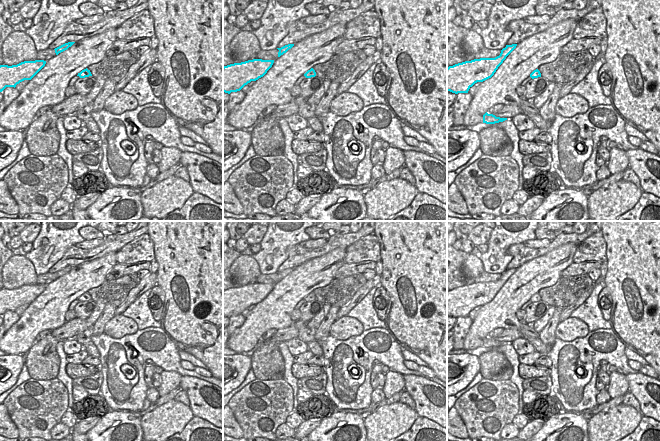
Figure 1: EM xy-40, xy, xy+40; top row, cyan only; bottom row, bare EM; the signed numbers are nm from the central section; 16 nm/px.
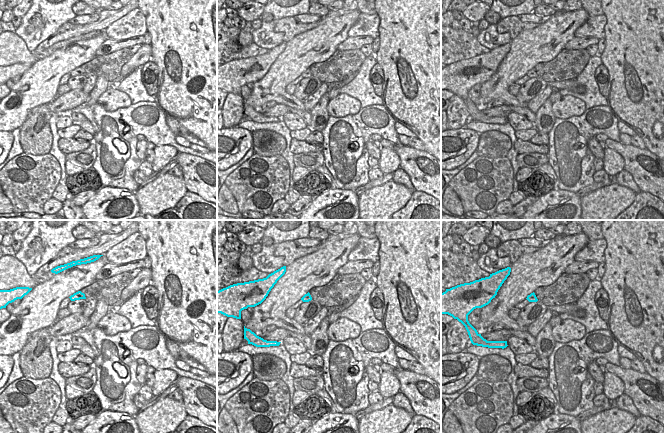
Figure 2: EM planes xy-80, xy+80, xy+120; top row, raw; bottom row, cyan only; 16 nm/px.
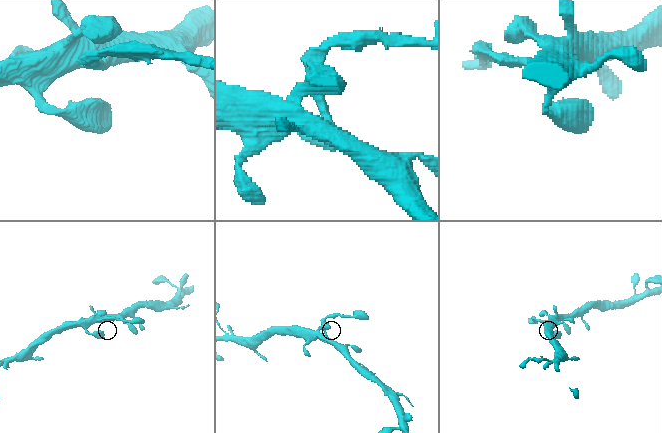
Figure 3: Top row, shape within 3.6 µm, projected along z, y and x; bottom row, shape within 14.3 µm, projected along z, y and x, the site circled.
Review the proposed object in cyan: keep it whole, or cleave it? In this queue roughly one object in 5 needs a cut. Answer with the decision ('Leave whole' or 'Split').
Leave whole.

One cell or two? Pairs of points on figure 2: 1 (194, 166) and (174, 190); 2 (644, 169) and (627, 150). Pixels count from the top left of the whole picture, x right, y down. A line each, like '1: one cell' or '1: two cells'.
1: two cells
2: one cell

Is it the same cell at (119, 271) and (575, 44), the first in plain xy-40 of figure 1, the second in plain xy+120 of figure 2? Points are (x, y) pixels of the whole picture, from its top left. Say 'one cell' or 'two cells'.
one cell

